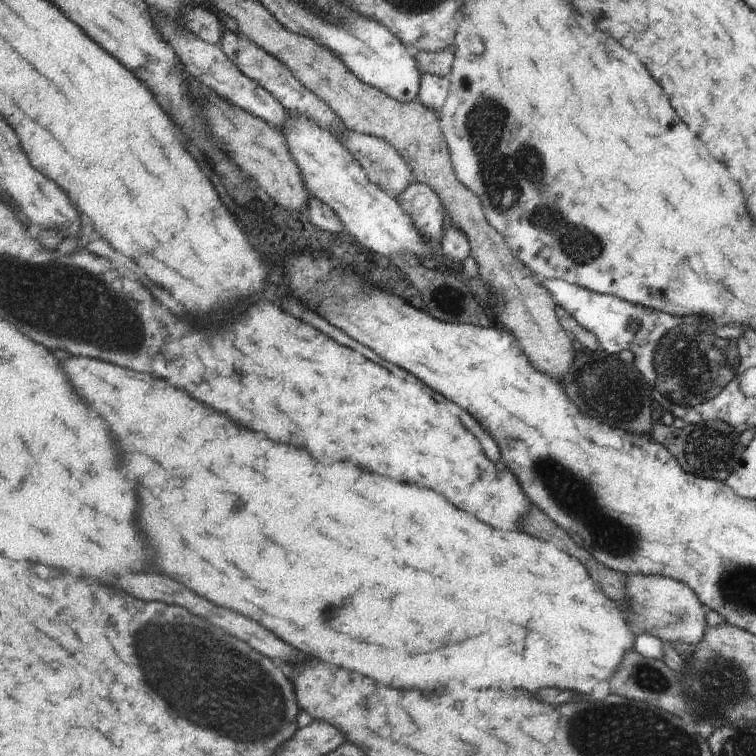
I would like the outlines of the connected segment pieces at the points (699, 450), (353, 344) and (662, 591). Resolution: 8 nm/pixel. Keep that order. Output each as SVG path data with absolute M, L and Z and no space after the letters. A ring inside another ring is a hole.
M705 420L701 424L687 424L685 428L667 428L663 424L655 424L651 430L651 438L667 448L667 452L685 468L685 472L693 472L697 476L707 476L709 480L725 482L733 476L733 468L739 464L741 454L747 446L739 442L741 432L737 428L721 422L721 420Z
M285 298L285 300L283 300L283 306L285 306L285 310L287 310L287 312L293 312L293 316L301 316L301 320L309 320L309 324L313 324L315 328L321 328L325 334L333 336L333 340L337 340L339 344L345 344L345 346L349 346L349 348L353 348L353 350L361 352L361 354L363 354L363 356L367 356L369 360L373 360L373 362L381 364L383 368L389 368L393 374L397 374L397 376L405 378L407 382L415 382L415 384L419 384L419 378L415 378L415 376L413 376L413 374L409 374L407 370L403 370L403 368L399 368L399 366L395 366L395 364L391 364L391 362L383 360L377 352L373 352L371 348L365 348L363 344L359 344L357 340L353 340L353 338L351 338L351 336L347 336L343 330L339 330L339 328L335 328L333 324L329 324L327 320L323 320L323 318L321 318L321 316L317 316L315 312L305 310L305 308L301 306L301 302L299 302L299 300L295 300L295 298Z
M629 576L625 594L629 600L627 620L631 620L637 634L651 634L663 640L663 644L683 642L695 646L703 640L709 610L699 602L697 594L687 584L663 576Z

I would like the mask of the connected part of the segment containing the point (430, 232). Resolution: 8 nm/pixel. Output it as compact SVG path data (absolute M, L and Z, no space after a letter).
M415 182L399 196L399 202L401 206L405 206L405 212L413 216L417 228L425 230L427 236L433 236L437 240L443 238L445 202L441 202L437 190L433 190L425 182Z

